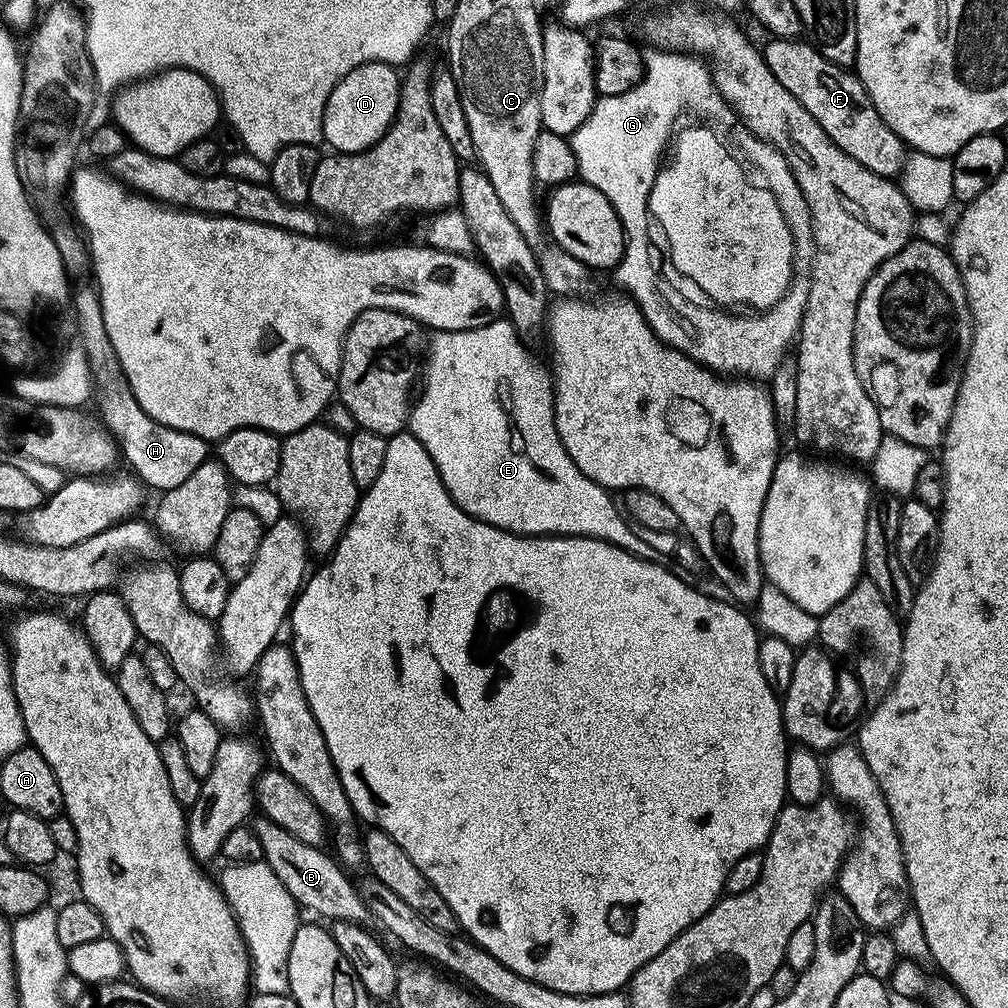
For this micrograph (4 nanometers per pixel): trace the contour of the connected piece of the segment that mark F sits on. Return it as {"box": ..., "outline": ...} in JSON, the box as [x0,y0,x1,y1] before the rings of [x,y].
{"box":[762,38,906,177],"outline":[[[772,38],[768,42],[768,45],[763,45],[762,51],[766,66],[770,66],[770,74],[774,74],[774,78],[778,78],[778,82],[782,82],[782,86],[786,86],[786,90],[790,90],[790,94],[794,94],[798,102],[802,102],[802,110],[808,111],[810,118],[814,118],[814,122],[818,122],[818,126],[826,130],[830,142],[834,142],[838,150],[850,154],[854,162],[862,162],[866,170],[874,170],[874,174],[879,176],[899,177],[905,164],[906,145],[898,138],[898,134],[894,134],[894,130],[886,126],[886,122],[882,122],[878,110],[874,110],[874,102],[868,97],[868,92],[855,71],[840,68],[834,62],[822,58],[816,48],[799,39]]]}

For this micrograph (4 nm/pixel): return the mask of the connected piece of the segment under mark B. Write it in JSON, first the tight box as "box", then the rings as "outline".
{"box":[254,818,377,930],"outline":[[[260,818],[257,821],[254,827],[262,842],[263,861],[270,866],[270,870],[274,870],[278,882],[292,895],[292,899],[301,909],[309,908],[310,911],[325,916],[325,921],[328,922],[345,920],[351,924],[361,924],[369,930],[377,927],[375,911],[370,904],[368,908],[367,902],[356,893],[355,886],[348,881],[348,874],[329,853],[328,857],[323,852],[323,847],[301,842],[299,838],[294,838],[294,834],[282,830],[282,826],[269,820]]]}

